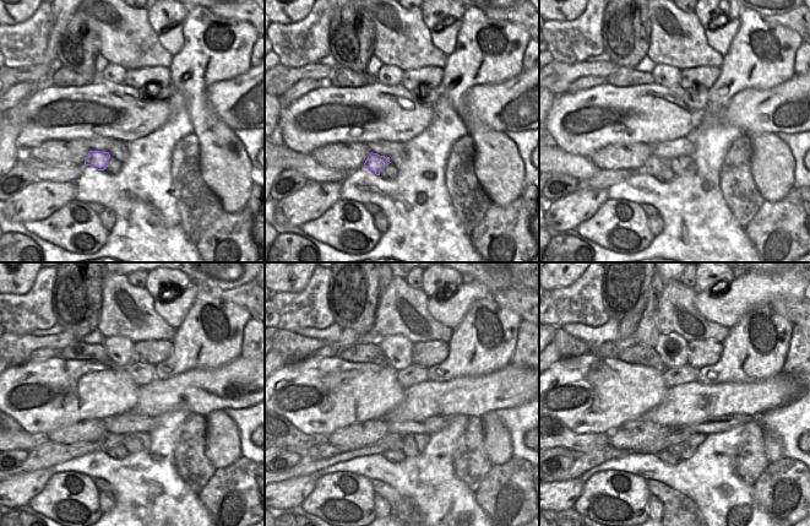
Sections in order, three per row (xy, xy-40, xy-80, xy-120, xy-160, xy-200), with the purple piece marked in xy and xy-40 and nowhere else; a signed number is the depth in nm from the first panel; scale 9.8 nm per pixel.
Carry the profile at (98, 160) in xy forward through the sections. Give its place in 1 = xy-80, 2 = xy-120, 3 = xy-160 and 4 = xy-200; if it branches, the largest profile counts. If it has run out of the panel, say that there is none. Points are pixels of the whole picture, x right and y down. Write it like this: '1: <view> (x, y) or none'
1: xy-80 (654, 164)
2: xy-120 (109, 440)
3: xy-160 (392, 440)
4: xy-200 (674, 450)

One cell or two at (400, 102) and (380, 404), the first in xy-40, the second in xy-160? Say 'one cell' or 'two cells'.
one cell

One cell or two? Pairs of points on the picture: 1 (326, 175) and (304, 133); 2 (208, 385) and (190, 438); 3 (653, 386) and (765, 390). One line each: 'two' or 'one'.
1: two
2: two
3: two

